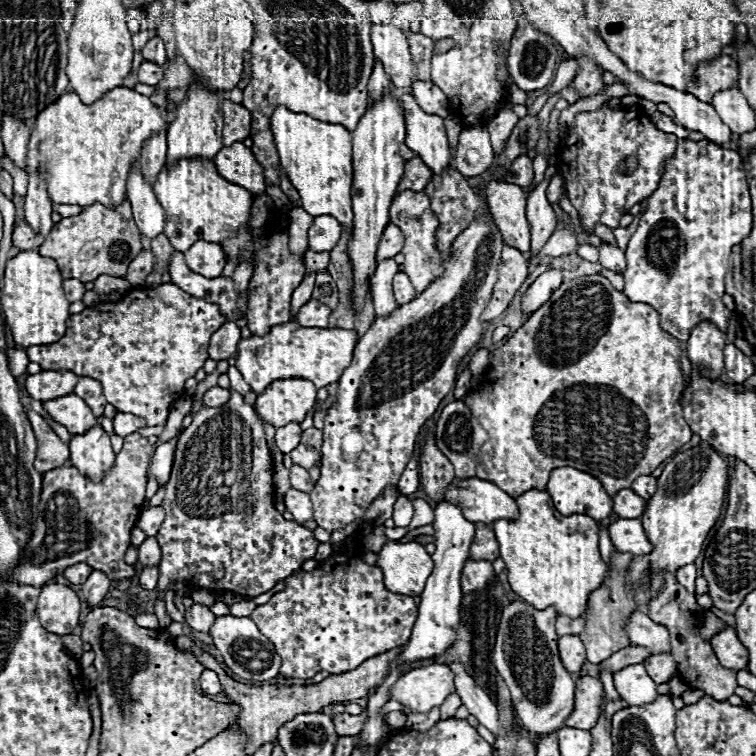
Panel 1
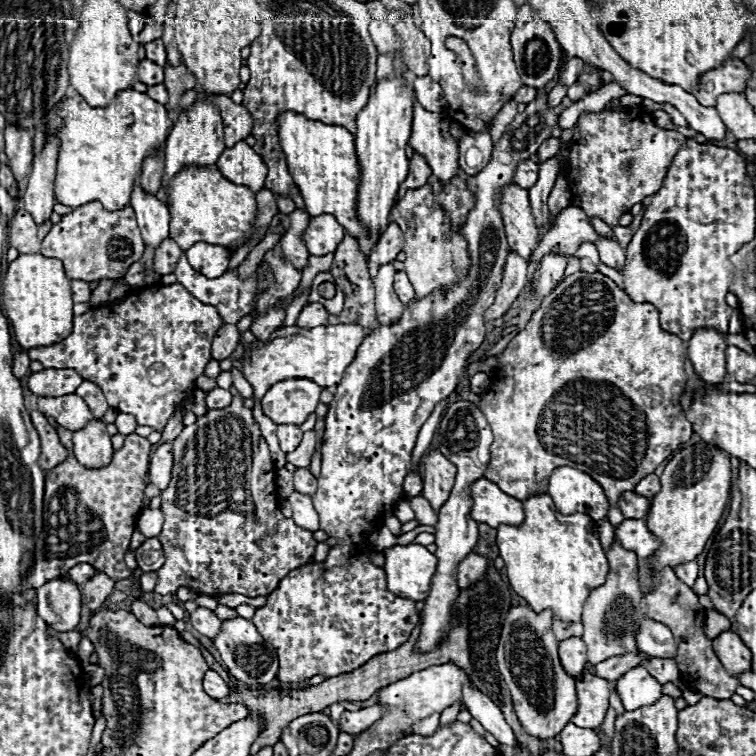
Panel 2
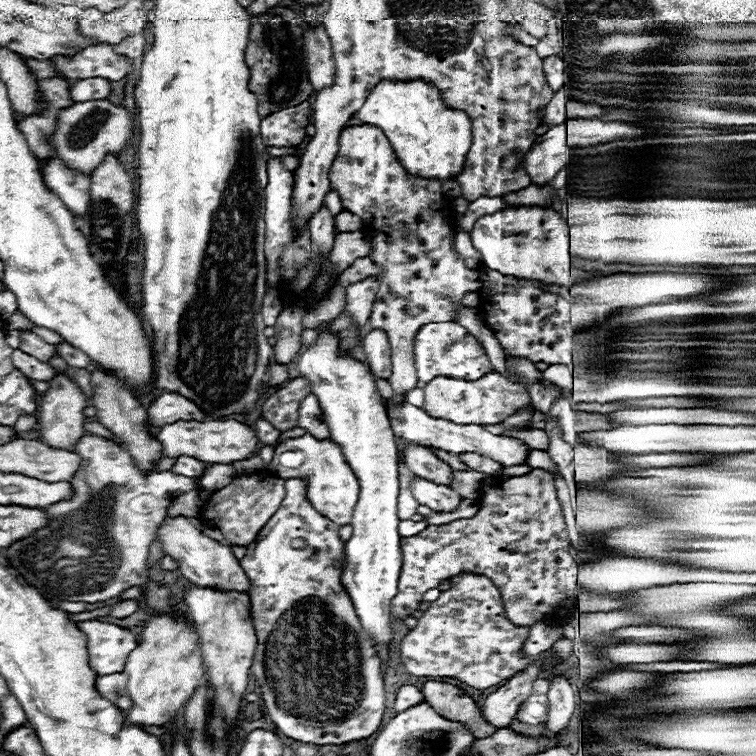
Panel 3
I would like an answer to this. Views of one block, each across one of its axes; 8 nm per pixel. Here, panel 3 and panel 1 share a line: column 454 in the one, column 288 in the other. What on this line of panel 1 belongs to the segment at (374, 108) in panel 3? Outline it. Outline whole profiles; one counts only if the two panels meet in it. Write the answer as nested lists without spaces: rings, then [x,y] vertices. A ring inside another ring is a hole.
[[[278,106],[272,116],[274,142],[280,152],[280,164],[302,198],[302,208],[310,216],[330,214],[352,230],[352,134],[340,124],[326,124],[306,114],[290,112]]]

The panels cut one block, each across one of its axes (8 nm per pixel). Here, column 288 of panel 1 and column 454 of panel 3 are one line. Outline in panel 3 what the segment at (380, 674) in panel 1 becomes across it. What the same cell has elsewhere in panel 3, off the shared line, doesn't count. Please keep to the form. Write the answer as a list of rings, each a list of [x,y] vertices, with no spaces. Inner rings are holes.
[[[426,682],[422,686],[424,700],[448,720],[466,724],[476,738],[486,738],[496,732],[496,726],[482,718],[480,706],[458,686],[446,682]]]

